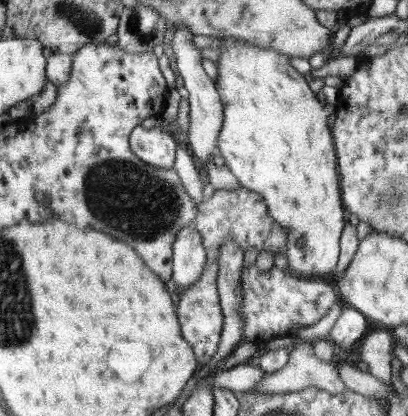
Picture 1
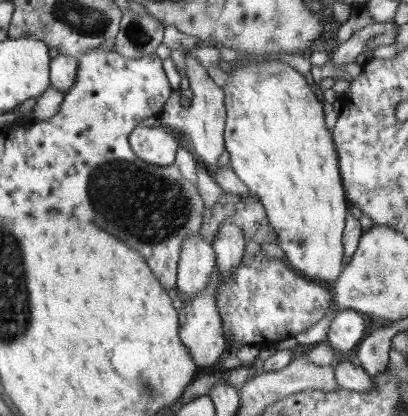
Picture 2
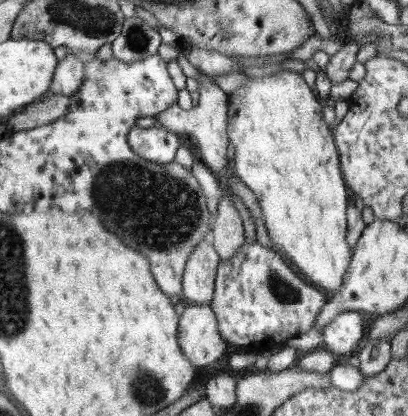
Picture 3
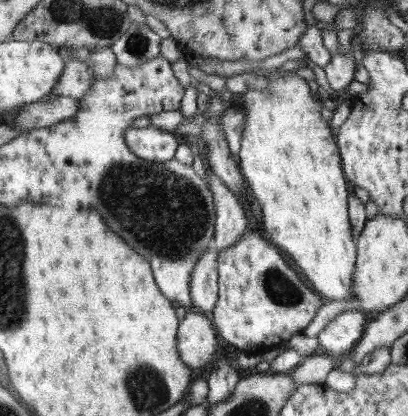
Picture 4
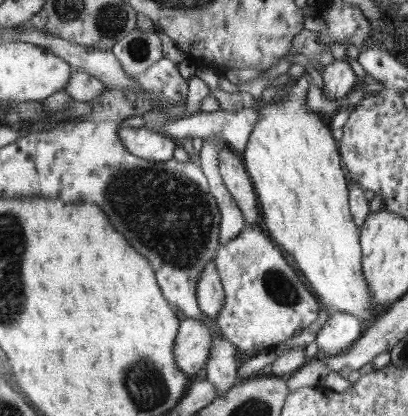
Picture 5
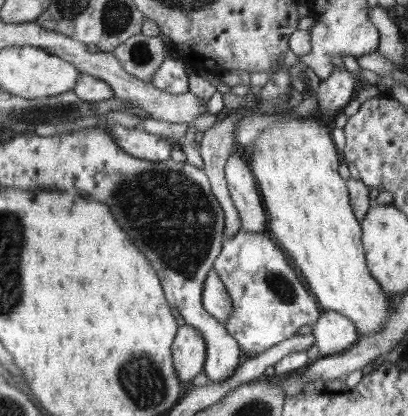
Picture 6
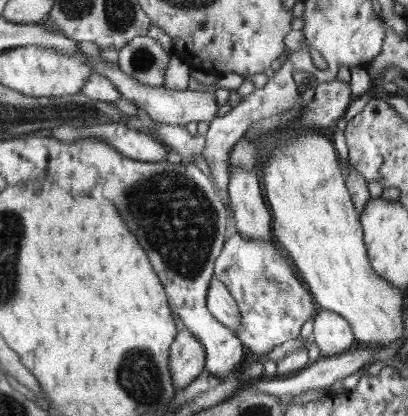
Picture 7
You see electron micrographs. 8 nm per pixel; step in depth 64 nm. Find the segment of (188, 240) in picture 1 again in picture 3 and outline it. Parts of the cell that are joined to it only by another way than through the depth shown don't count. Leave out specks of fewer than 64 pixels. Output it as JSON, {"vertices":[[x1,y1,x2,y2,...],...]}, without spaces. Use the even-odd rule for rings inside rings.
{"vertices":[[201,240,193,248,181,272,181,296,185,302,211,304,219,264,219,254,209,240]]}

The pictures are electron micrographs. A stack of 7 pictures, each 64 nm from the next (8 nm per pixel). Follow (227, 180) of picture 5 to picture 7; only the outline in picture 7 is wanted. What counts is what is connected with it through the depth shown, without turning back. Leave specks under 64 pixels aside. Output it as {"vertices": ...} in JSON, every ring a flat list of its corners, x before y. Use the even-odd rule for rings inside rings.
{"vertices":[[229,164,227,196,239,234,245,238,271,240,271,212,261,194,261,182,257,174,237,164]]}

